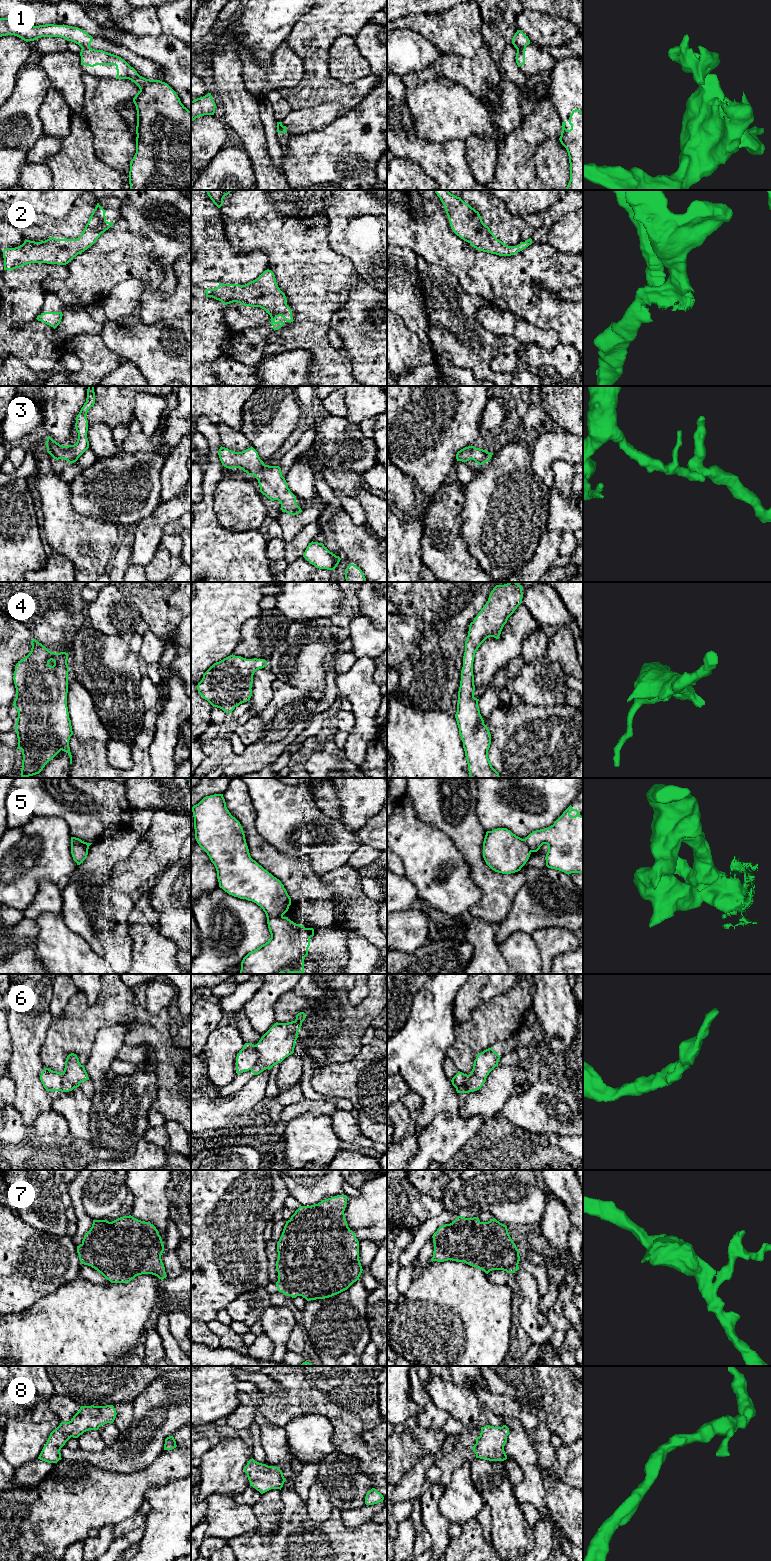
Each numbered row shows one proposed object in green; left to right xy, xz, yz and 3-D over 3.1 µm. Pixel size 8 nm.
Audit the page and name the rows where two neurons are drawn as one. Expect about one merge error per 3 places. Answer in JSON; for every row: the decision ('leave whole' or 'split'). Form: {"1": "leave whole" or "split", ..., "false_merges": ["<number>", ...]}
{"1": "split", "2": "leave whole", "3": "leave whole", "4": "leave whole", "5": "split", "6": "split", "7": "leave whole", "8": "leave whole", "false_merges": ["1", "5", "6"]}

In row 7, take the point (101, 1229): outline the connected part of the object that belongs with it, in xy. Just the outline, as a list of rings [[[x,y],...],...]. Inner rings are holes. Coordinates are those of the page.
[[[131,1215],[112,1222],[93,1220],[92,1227],[77,1246],[81,1264],[91,1266],[111,1283],[130,1282],[142,1274],[152,1274],[163,1280],[167,1277],[161,1259],[163,1251],[164,1245],[156,1227]]]

